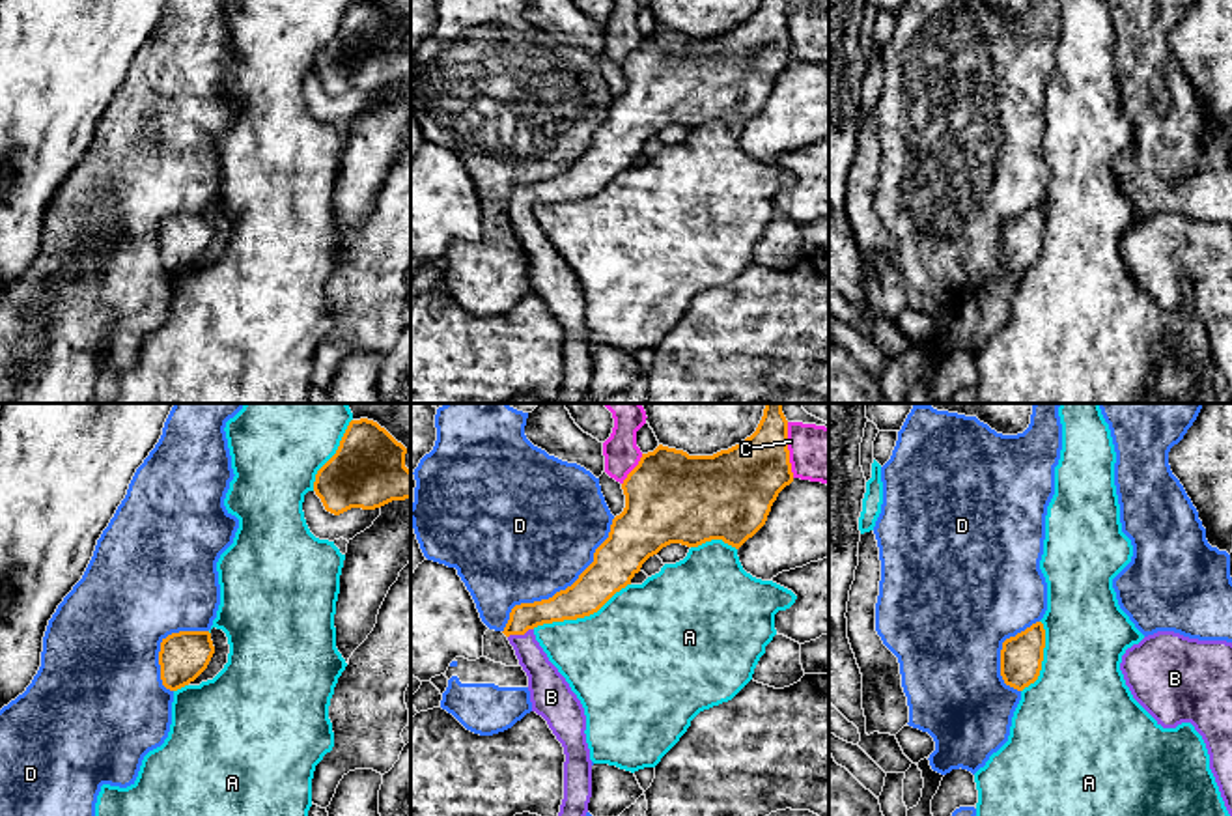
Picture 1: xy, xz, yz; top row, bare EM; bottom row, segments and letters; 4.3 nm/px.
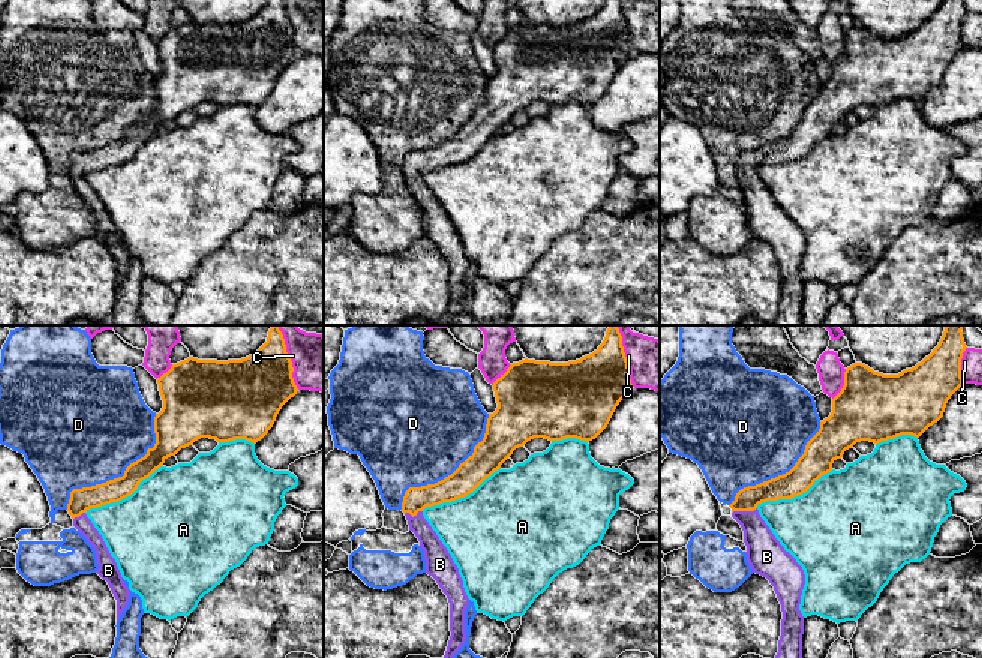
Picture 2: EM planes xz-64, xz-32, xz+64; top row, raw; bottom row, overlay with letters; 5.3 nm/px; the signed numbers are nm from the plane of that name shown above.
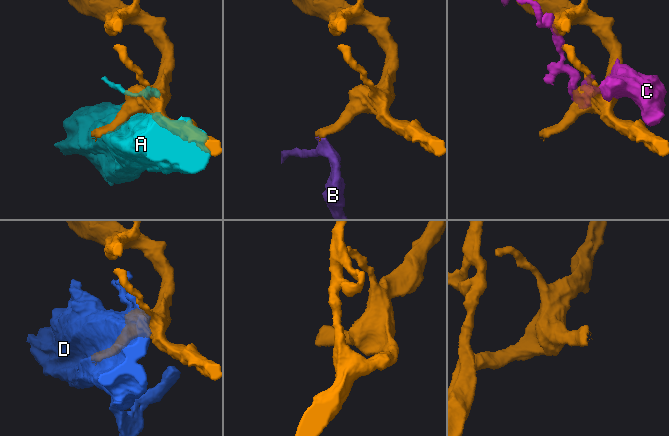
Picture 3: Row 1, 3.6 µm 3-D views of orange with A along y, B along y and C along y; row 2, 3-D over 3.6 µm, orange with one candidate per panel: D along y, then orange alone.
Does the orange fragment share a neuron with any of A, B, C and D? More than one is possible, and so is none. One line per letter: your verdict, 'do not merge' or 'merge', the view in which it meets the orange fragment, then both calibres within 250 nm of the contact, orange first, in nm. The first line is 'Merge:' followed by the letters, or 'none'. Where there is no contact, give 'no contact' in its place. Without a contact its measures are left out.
Merge: B
A: do not merge; meets orange in xz; 190 nm thick on the orange side, 460 nm on the other
B: merge; meets orange in xz; 130 nm thick on the orange side, 160 nm on the other
C: do not merge; meets orange in xz; 320 nm thick on the orange side, 240 nm on the other
D: do not merge; meets orange in xz; 190 nm thick on the orange side, 480 nm on the other

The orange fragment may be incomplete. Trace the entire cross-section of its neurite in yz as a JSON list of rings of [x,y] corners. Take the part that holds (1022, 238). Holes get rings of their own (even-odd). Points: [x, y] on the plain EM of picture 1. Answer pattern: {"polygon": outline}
{"polygon": [[[1042,204],[1002,224],[1001,258],[1006,267],[1023,273],[1034,265],[1042,252],[1045,211]]]}

